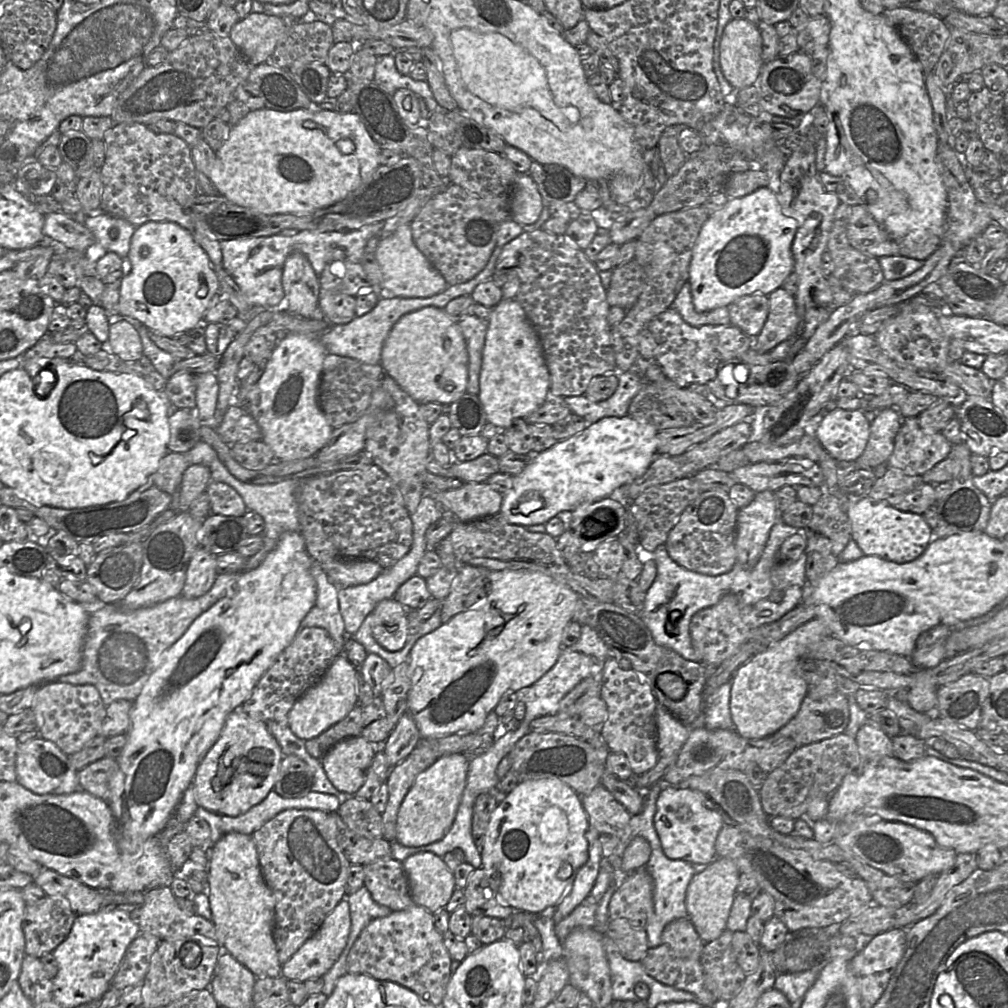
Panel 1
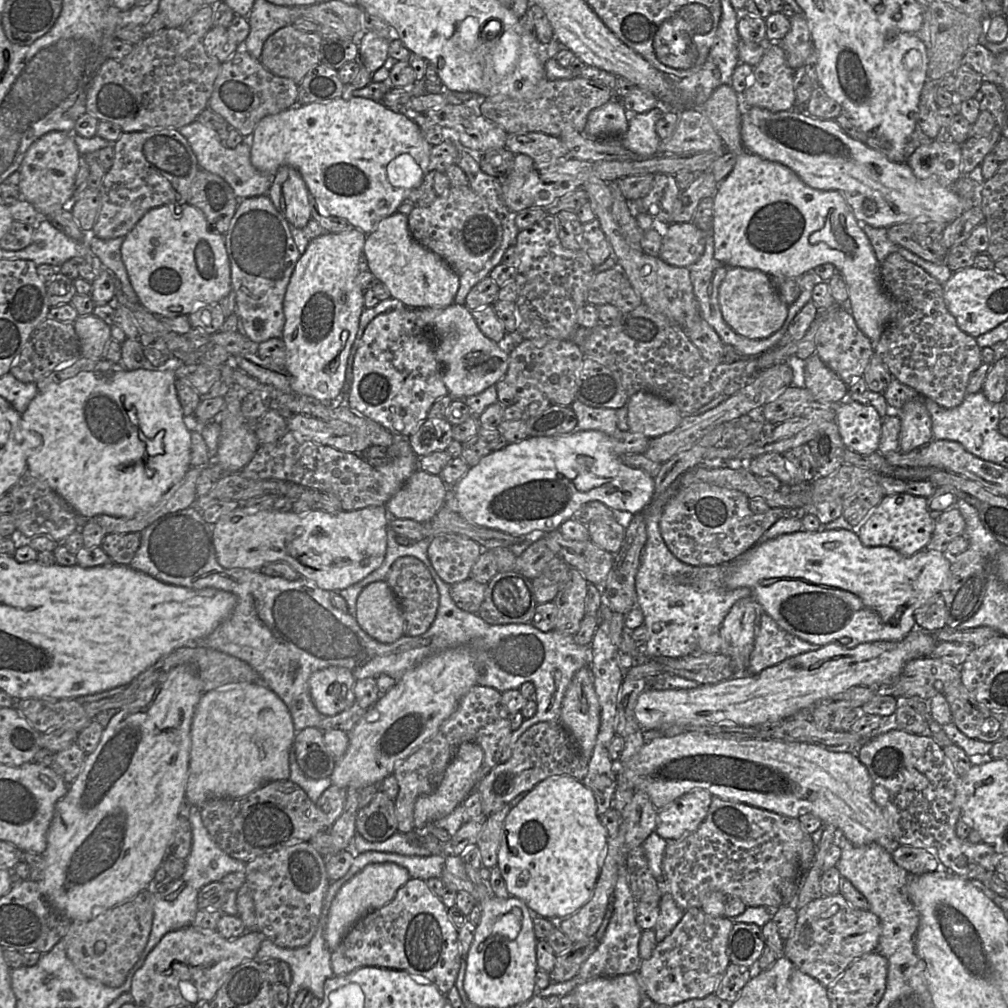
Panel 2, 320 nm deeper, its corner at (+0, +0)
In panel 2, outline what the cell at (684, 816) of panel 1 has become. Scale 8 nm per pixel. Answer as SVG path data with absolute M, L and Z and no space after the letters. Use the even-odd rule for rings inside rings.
M694 789L659 810L655 832L667 841L695 832L707 817L713 795Z

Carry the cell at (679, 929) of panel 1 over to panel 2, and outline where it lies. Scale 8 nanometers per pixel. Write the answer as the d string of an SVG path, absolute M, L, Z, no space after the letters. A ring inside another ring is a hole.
M691 908L685 911L673 931L655 946L652 956L641 961L638 976L644 995L657 1005L672 1007L690 999L703 999L714 994L717 984L730 963L727 955L727 943L732 926L731 919L710 916L700 908Z

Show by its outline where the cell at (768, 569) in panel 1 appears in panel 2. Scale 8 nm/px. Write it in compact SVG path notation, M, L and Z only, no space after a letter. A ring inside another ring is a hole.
M763 611L745 675L759 674L789 658L819 648L785 631Z

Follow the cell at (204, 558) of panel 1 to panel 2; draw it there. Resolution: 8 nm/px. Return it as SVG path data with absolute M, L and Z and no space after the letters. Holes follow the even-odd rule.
M240 505L213 524L216 559L224 568L259 570L273 561L287 562L300 575L329 592L361 581L379 568L387 552L389 513L386 505L354 511L312 509L296 514L274 509L248 509Z

